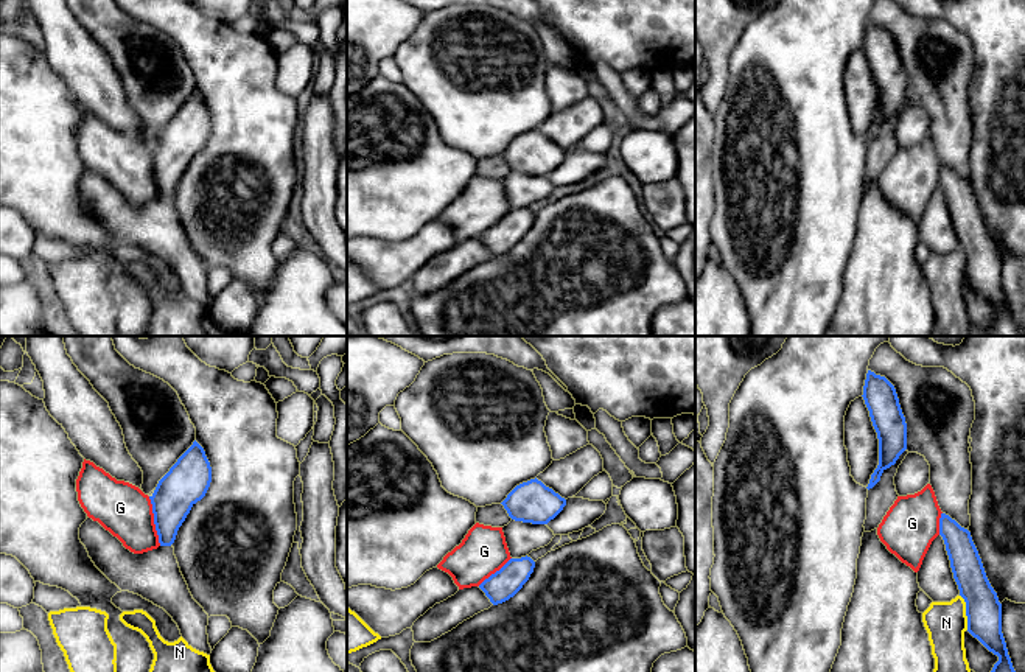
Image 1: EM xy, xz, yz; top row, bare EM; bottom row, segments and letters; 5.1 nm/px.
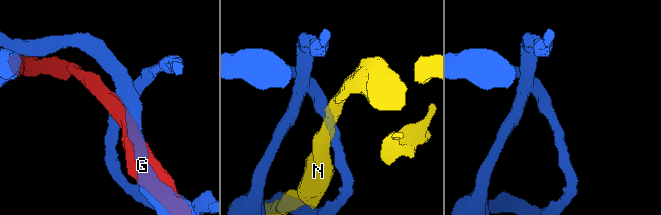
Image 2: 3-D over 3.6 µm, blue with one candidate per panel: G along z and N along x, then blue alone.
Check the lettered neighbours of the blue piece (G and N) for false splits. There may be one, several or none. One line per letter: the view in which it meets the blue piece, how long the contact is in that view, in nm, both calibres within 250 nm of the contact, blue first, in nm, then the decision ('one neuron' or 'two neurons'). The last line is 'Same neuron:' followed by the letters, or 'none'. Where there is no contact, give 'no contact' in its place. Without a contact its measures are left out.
G: xy | 260 nm | 220/280 nm | one neuron
N: yz | 190 nm | 190/220 nm | two neurons
Same neuron: G

